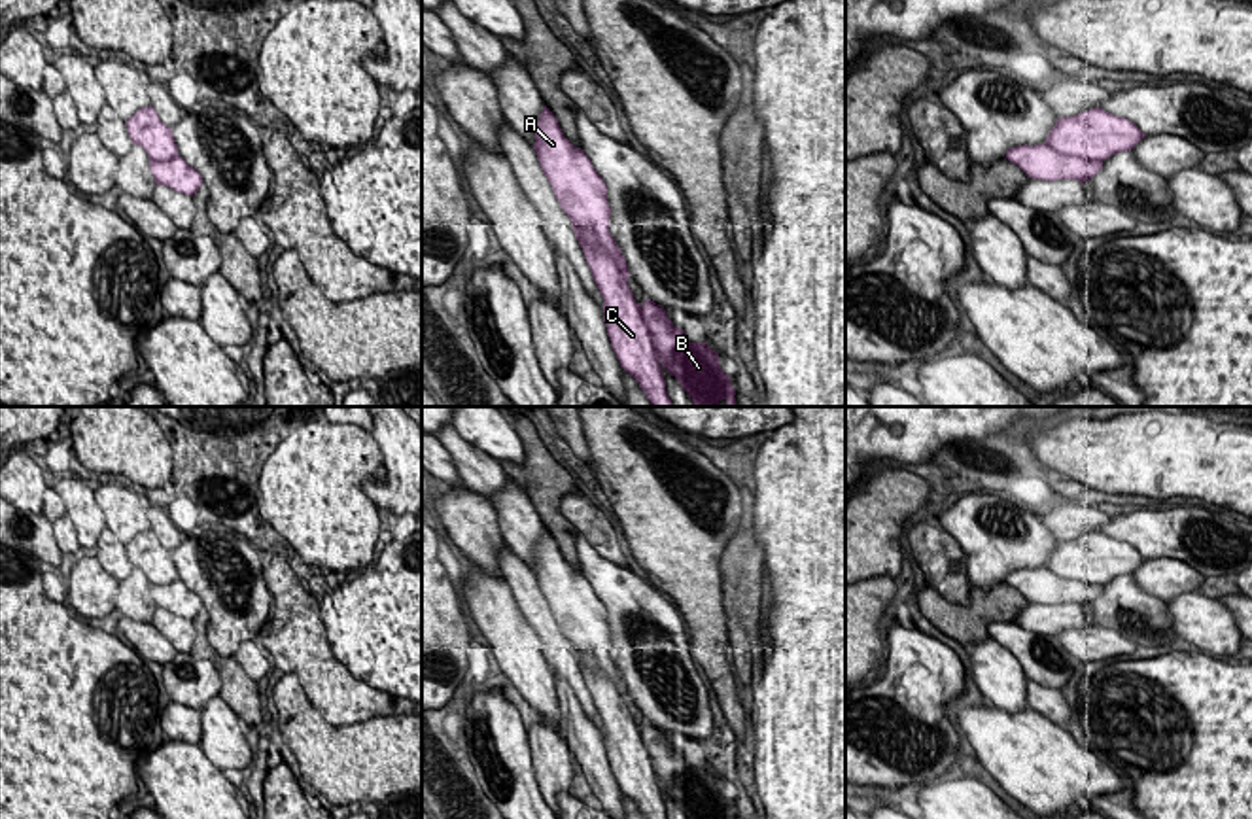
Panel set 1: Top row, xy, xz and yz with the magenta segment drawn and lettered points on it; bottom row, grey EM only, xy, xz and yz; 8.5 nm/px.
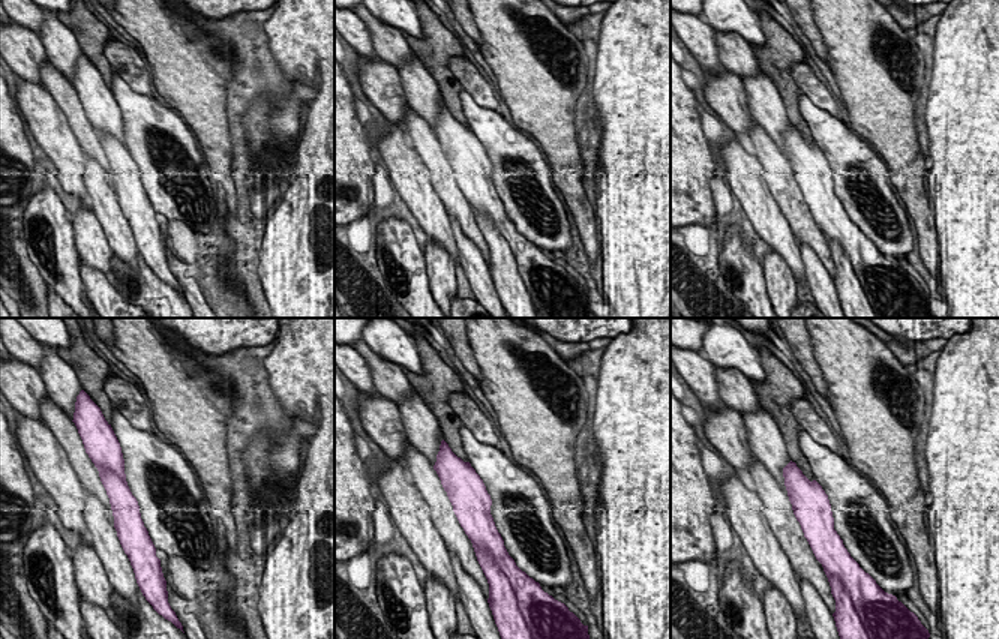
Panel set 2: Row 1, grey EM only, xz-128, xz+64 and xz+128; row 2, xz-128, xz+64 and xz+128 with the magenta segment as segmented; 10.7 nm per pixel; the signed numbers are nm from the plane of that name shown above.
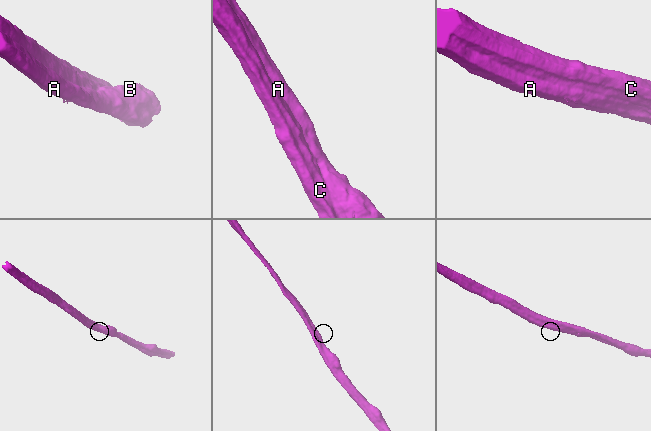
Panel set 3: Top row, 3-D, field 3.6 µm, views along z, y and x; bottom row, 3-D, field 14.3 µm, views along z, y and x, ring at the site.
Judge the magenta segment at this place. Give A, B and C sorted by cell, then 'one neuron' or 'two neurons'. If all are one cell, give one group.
A B / C | two neurons

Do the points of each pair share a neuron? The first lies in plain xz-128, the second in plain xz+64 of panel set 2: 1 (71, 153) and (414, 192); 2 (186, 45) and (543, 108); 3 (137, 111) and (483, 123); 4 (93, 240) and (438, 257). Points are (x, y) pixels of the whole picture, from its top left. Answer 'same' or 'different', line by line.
1: same
2: same
3: same
4: same

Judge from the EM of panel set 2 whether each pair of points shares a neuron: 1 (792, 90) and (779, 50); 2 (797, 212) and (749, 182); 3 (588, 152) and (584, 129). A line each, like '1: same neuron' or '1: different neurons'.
1: same neuron
2: different neurons
3: same neuron

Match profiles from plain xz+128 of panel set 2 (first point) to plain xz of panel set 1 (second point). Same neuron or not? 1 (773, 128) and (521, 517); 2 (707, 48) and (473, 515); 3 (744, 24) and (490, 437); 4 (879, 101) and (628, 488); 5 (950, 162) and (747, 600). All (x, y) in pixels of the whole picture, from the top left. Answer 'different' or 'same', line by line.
1: same
2: different
3: same
4: same
5: different

